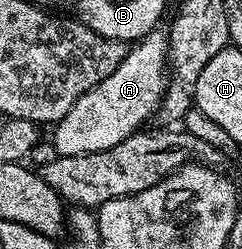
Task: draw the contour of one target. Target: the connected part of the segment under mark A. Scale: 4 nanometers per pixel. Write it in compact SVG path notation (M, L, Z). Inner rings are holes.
M162 29L150 30L143 38L128 49L125 60L101 80L65 116L54 123L53 141L61 158L81 156L89 152L101 152L121 144L129 135L136 133L150 118L156 117L159 105L167 91L169 59L167 57L167 37Z

